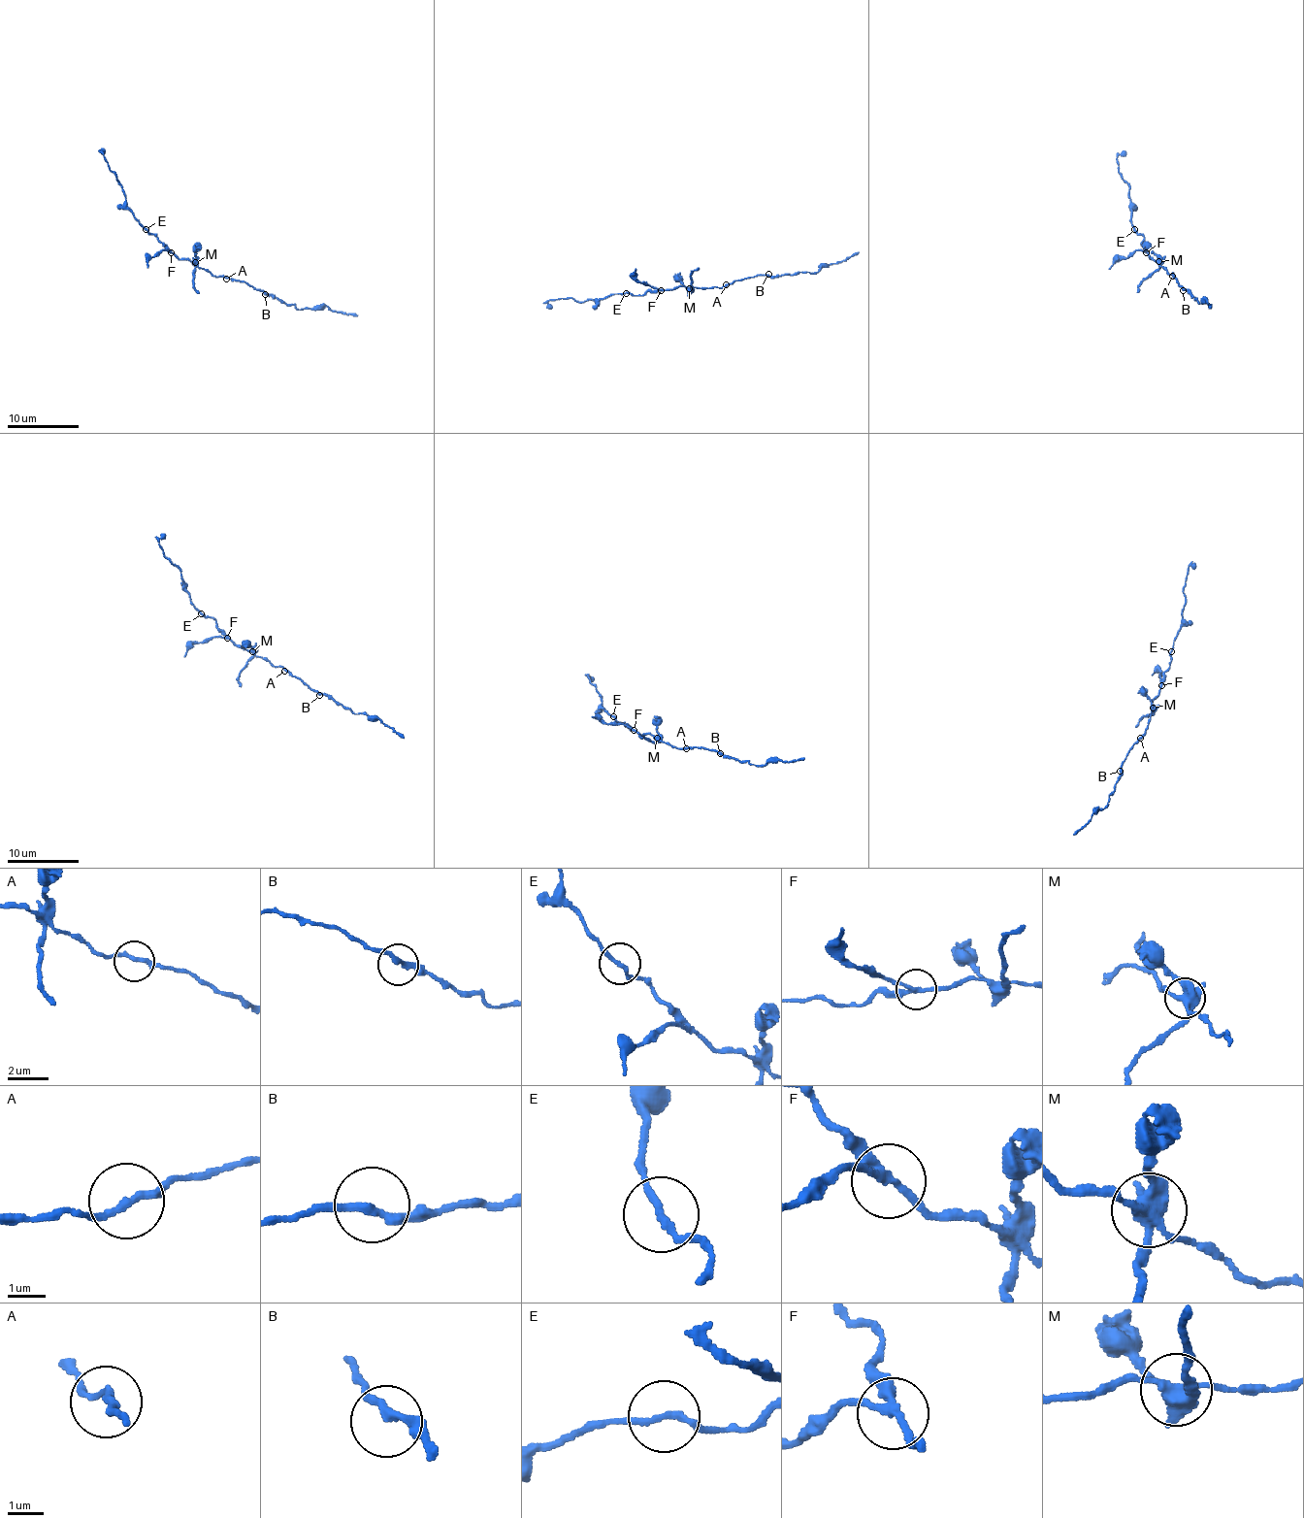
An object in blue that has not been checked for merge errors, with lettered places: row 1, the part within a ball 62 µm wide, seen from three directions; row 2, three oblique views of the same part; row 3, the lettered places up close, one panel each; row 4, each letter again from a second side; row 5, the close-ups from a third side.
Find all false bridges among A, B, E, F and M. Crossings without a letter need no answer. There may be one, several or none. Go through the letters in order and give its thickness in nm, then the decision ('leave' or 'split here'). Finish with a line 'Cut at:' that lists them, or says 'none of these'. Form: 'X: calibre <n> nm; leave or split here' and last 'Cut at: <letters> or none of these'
A: calibre 180 nm; leave
B: calibre 200 nm; leave
E: calibre 170 nm; split here
F: calibre 200 nm; split here
M: calibre 400 nm; split here
Cut at: E, F, M

